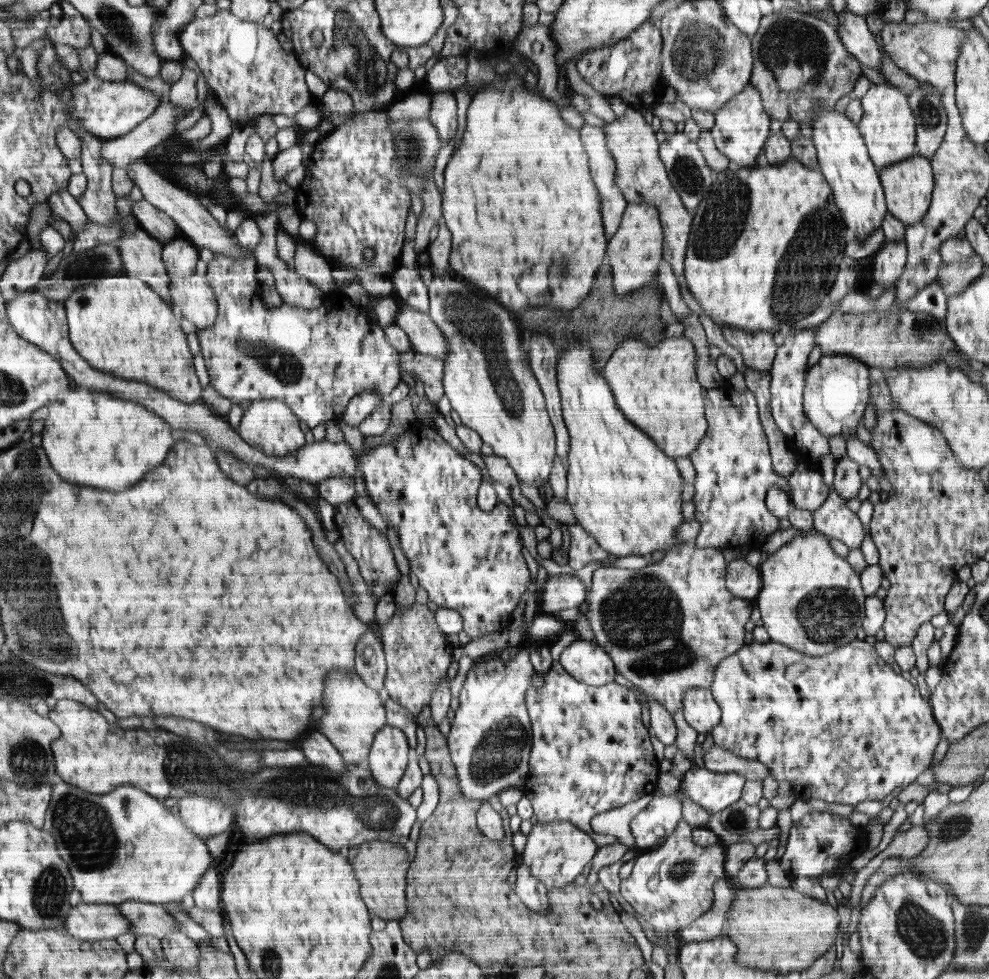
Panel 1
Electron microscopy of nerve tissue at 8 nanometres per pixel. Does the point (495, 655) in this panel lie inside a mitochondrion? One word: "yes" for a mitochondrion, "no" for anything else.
no

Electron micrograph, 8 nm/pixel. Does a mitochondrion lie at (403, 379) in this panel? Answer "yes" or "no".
no

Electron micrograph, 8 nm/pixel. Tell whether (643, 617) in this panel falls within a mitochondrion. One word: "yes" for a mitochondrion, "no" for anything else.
yes

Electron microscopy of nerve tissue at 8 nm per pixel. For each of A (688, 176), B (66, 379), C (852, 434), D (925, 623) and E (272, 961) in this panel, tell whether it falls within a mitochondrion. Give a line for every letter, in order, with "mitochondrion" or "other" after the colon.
A: mitochondrion
B: other
C: other
D: other
E: mitochondrion

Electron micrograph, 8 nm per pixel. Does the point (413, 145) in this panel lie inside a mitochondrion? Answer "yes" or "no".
yes

